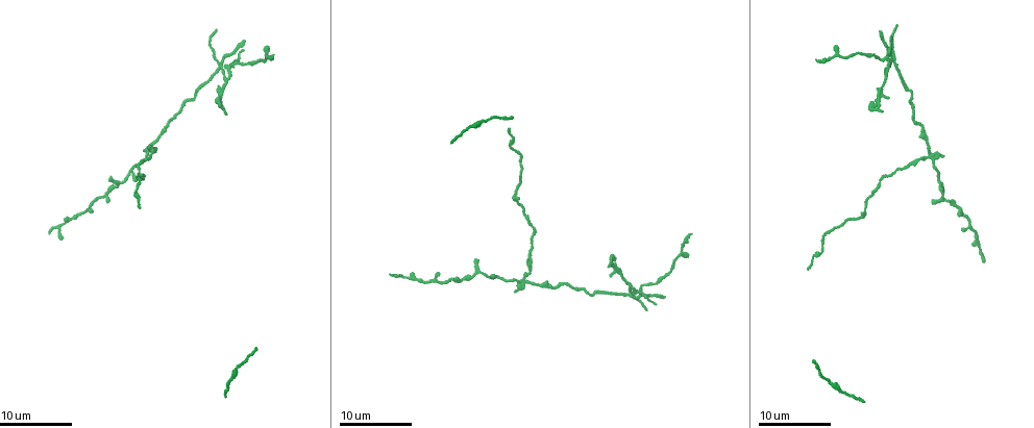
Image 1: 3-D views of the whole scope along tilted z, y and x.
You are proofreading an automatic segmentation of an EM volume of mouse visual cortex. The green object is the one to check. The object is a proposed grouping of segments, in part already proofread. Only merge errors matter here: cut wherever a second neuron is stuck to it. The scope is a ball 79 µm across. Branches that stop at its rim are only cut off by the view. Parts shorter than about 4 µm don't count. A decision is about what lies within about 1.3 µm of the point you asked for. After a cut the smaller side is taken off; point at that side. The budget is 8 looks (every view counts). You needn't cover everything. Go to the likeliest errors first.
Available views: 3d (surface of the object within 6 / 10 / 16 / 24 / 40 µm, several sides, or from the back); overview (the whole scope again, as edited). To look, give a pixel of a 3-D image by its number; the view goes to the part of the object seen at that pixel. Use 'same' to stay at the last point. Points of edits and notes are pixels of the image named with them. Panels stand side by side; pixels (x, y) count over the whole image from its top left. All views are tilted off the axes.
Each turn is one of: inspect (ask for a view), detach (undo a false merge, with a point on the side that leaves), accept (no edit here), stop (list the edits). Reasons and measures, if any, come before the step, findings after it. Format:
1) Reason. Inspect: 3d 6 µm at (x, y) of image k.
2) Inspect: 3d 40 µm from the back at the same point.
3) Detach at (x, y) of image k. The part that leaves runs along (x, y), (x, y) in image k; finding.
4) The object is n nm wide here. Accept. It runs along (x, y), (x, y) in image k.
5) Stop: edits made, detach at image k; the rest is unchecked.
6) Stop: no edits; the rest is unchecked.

Four or more arms meet. Inspect: 3d 10 µm at (631, 292) of image 1.

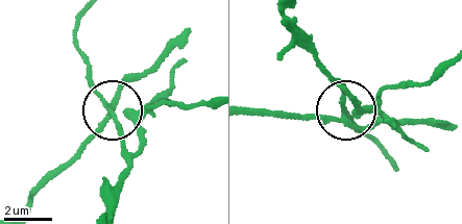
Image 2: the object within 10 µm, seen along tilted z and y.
Detach at (142, 106) of image 2. The part that leaves runs along (112, 106), (211, 103) in image 2; two neurons meet here.

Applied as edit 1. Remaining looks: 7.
Inspect: overview.

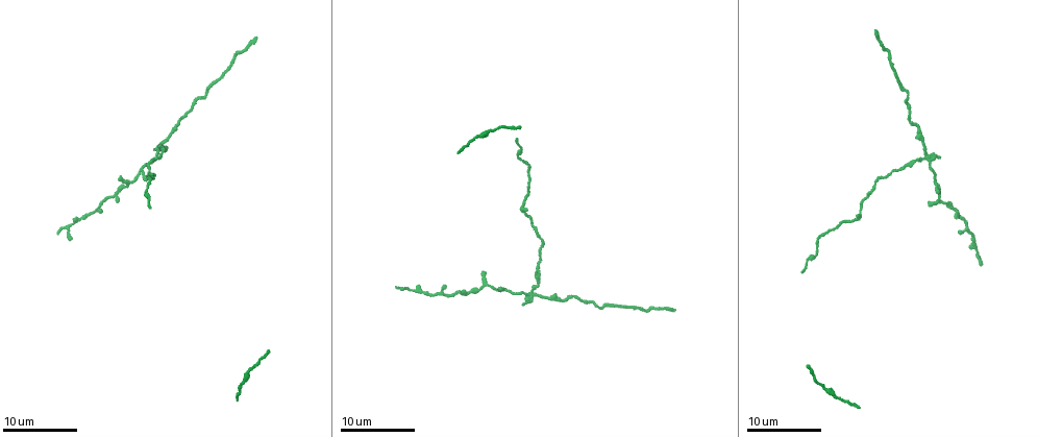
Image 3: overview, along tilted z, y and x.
Small branch off a trunk. Inspect: 3d 16 µm at (531, 295) of image 3.

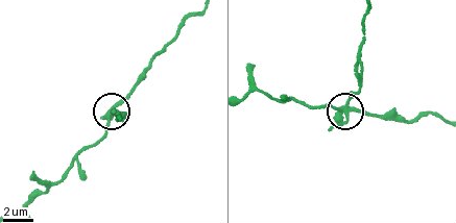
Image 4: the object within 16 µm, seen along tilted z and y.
The object is 270 nm wide here. Detach at (353, 94) of image 4. A second neuron is stuck on.

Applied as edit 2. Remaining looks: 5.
Thin neck. Inspect: 3d 6 µm at (909, 96) of image 3.

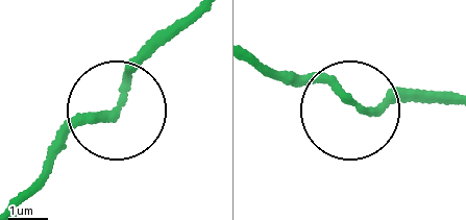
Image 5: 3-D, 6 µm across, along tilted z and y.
Other side. Inspect: 3d 6 µm from the back at (357, 107) of image 5.

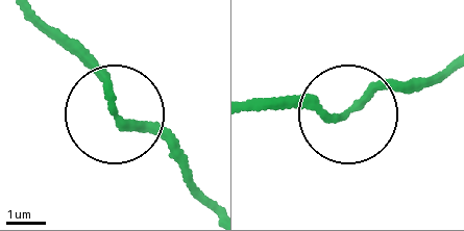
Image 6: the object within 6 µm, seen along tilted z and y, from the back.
Accept. It runs along (214, 207), (174, 148), (107, 100), (56, 30) in image 6; continuous, no second neuron.

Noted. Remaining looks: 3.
Three-way junction. Inspect: 3d 10 µm at (128, 186) of image 3.

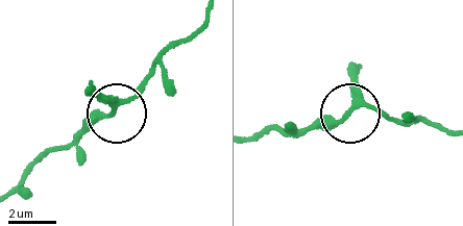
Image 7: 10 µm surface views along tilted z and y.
The object is 230 nm wide here. Accept. It runs along (352, 61), (350, 109), (299, 133) in image 7; all the same neuron.

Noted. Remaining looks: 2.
Stop: edits made, detach at image 2, detach at image 4; the rest is unchecked.

